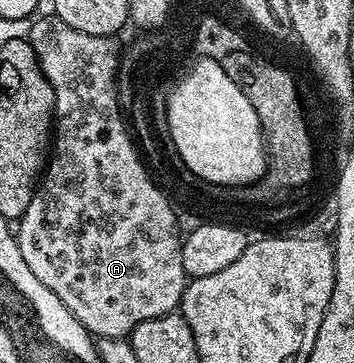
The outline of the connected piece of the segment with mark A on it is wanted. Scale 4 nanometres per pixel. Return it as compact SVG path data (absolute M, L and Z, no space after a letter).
M57 17L49 18L35 18L31 22L28 38L34 47L36 57L40 61L42 71L48 77L54 90L56 126L52 131L53 154L49 156L46 170L38 184L38 190L34 192L28 209L22 214L16 227L20 257L24 257L28 269L32 269L32 273L36 273L37 279L43 285L48 285L48 289L52 289L52 293L56 293L56 297L60 297L60 301L64 301L68 313L72 313L72 317L76 317L76 321L80 321L80 325L84 325L84 329L89 331L91 336L98 339L125 339L132 333L132 329L136 329L136 325L140 325L140 321L152 321L152 317L169 315L179 310L188 276L182 264L180 231L178 235L178 219L174 216L176 207L168 198L165 190L152 178L151 172L128 130L124 111L119 106L117 79L120 47L118 49L111 36L80 33L80 29L72 29L72 25L64 25L64 21L60 21Z

